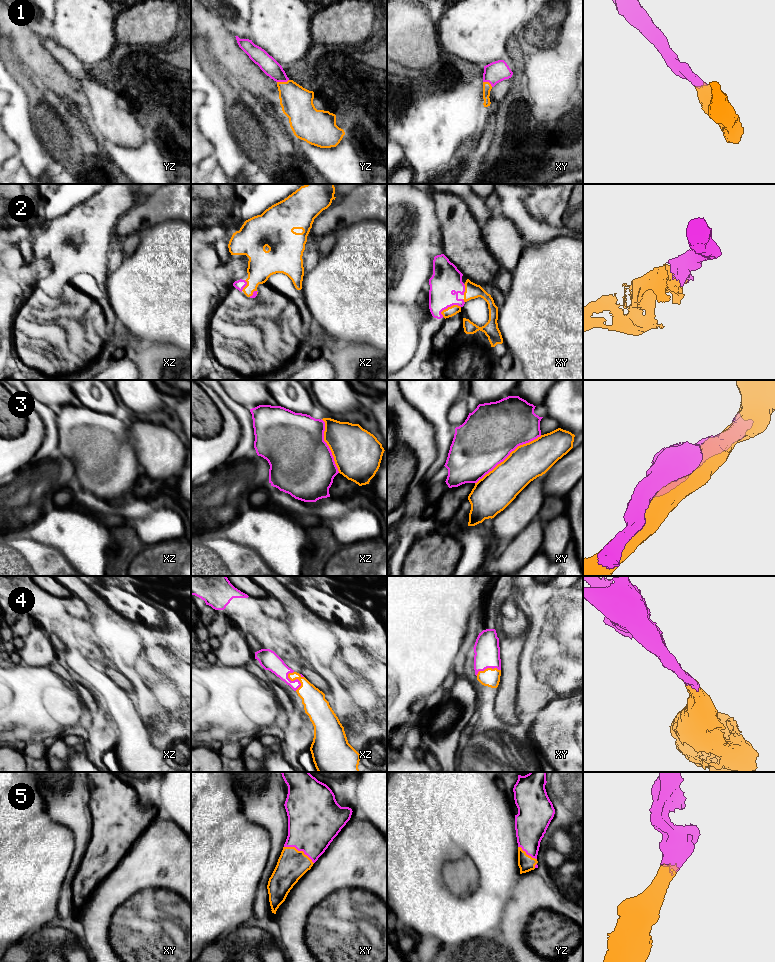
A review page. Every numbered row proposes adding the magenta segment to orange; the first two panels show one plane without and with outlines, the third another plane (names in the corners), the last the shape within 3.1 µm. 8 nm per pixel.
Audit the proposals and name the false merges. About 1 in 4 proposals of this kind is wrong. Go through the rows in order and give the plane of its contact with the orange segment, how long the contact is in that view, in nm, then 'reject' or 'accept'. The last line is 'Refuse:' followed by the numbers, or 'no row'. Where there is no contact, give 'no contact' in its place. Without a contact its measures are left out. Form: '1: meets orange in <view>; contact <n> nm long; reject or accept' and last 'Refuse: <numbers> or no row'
1: meets orange in yz; contact 100 nm long; accept
2: meets orange in xy; contact 180 nm long; accept
3: meets orange in xy; contact 650 nm long; reject
4: meets orange in xz; contact 160 nm long; accept
5: meets orange in xy; contact 280 nm long; accept
Refuse: 3

